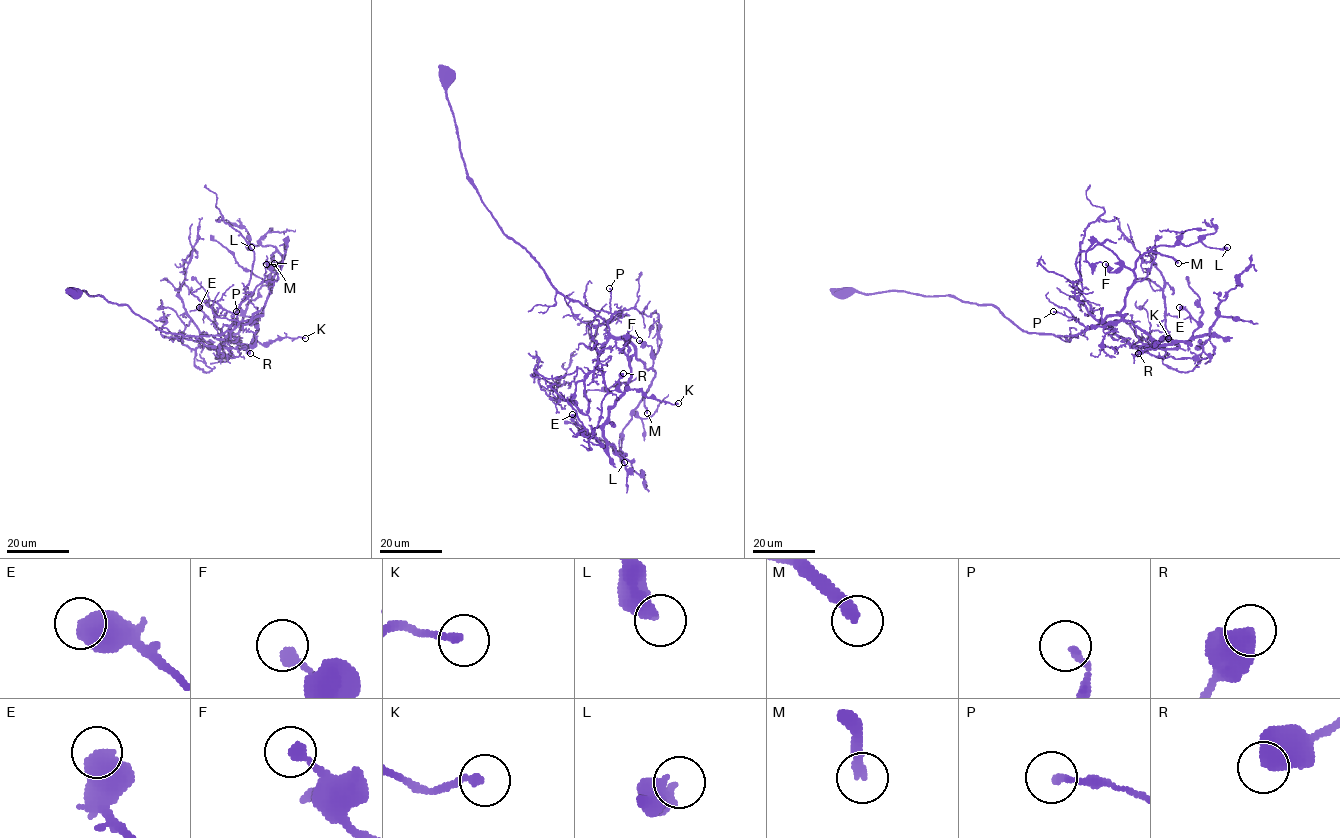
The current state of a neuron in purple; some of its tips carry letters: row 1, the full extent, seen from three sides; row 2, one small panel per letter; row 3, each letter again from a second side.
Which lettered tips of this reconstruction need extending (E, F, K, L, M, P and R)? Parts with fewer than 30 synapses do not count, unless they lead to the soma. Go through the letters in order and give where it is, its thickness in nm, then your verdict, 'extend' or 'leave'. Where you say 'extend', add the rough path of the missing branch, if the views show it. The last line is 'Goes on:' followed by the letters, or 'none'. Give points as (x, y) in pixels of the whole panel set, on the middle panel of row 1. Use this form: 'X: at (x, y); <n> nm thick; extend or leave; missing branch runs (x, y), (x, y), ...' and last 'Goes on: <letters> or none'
E: at (572, 414); 650 nm thick; leave
F: at (639, 340); 320 nm thick; leave
K: at (678, 403); 220 nm thick; leave
L: at (624, 462); 440 nm thick; leave
M: at (647, 413); 360 nm thick; extend; missing branch runs (647, 413), (647, 420), (659, 429), (640, 446), (648, 465)
P: at (609, 288); 190 nm thick; leave
R: at (623, 373); 700 nm thick; leave
Goes on: M

